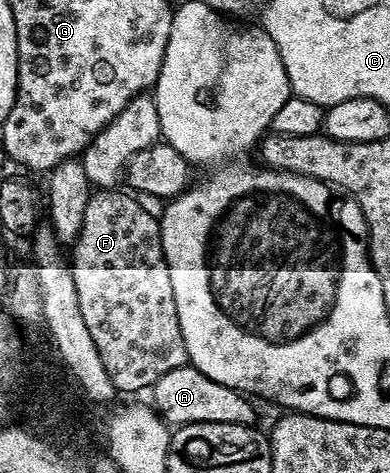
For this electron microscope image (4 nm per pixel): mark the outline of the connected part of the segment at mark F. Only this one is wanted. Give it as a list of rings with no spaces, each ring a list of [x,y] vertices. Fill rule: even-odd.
[[[91,192],[88,207],[84,207],[80,235],[72,246],[74,254],[68,257],[88,335],[92,335],[92,343],[96,343],[96,351],[100,353],[100,363],[104,363],[104,371],[119,394],[149,390],[160,375],[168,375],[168,371],[176,371],[176,367],[188,363],[184,339],[180,335],[180,319],[176,319],[176,299],[172,299],[172,275],[168,275],[168,263],[162,250],[159,218],[148,215],[148,211],[140,207],[137,196],[122,192]]]

